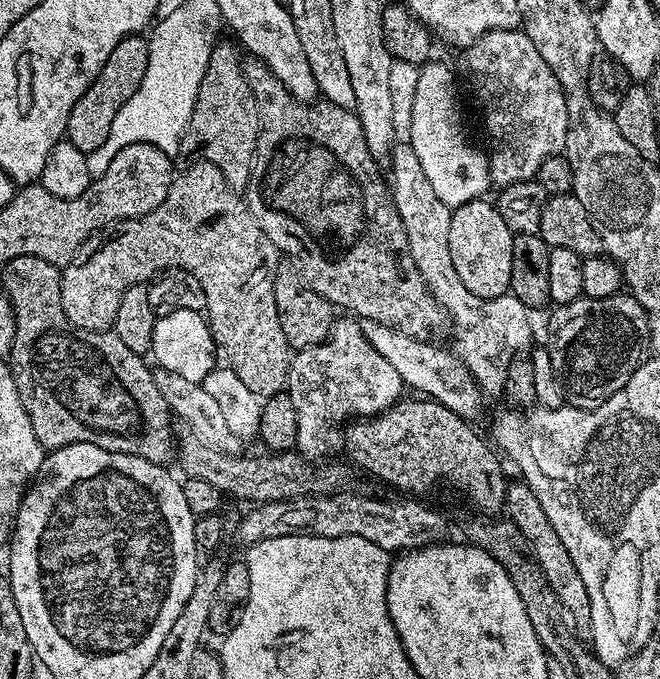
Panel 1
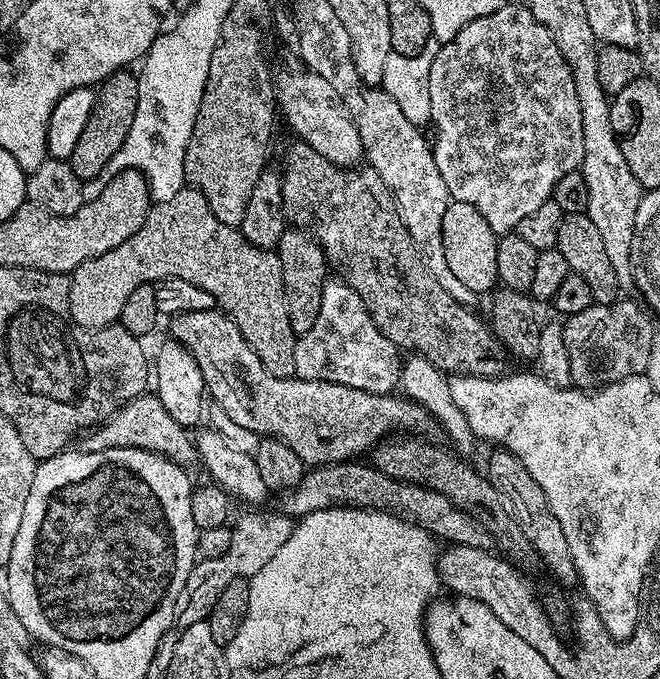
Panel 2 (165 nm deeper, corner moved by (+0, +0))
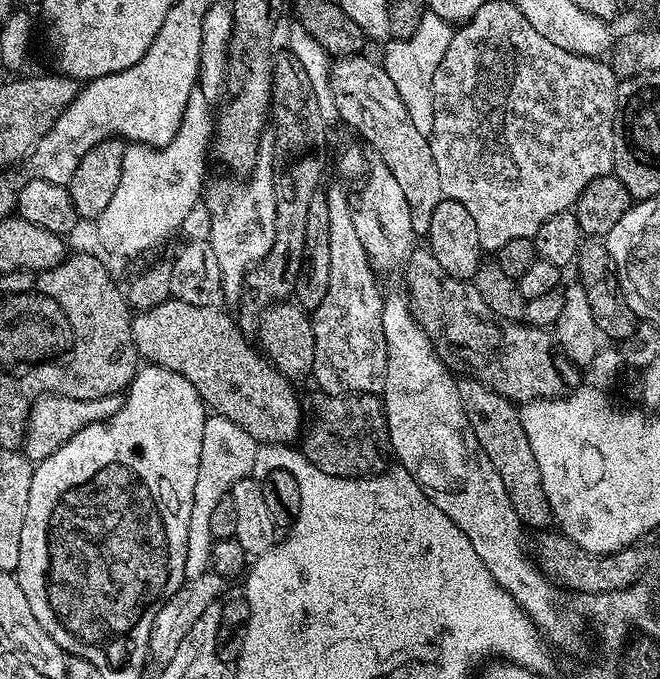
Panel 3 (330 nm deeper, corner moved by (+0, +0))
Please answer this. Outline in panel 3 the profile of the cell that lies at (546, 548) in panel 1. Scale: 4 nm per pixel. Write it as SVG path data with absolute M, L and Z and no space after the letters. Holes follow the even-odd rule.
M464 378L459 381L459 385L470 430L474 430L474 438L478 438L482 450L486 450L486 458L494 462L494 470L498 470L502 486L506 486L506 494L510 494L510 506L514 506L518 518L529 529L547 529L553 523L550 502L546 498L546 490L542 490L538 458L534 458L534 450L530 450L530 442L526 442L526 430L520 421L520 408L478 380Z

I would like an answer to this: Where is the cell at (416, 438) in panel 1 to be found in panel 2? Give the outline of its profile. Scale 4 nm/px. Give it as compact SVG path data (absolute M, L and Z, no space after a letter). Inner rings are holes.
M219 310L187 312L171 317L171 339L193 356L202 370L207 395L216 399L215 407L225 412L234 423L261 437L276 437L298 454L305 466L323 466L355 461L371 453L374 445L389 434L427 433L430 417L420 404L400 394L379 396L354 386L342 386L329 380L302 380L290 376L275 376L262 366L262 358L254 354L250 342L242 338L238 326Z

